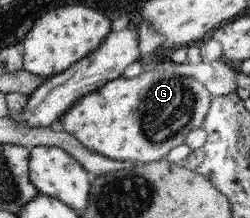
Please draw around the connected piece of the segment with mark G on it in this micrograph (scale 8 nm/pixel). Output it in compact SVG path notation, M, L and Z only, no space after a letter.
M166 59L162 63L148 67L136 77L111 80L110 84L100 87L100 92L92 91L73 104L66 114L59 118L59 123L76 141L101 156L116 161L145 164L160 161L168 153L185 143L185 136L192 130L202 127L203 120L211 105L212 96L207 88L196 78L174 71L173 63Z

